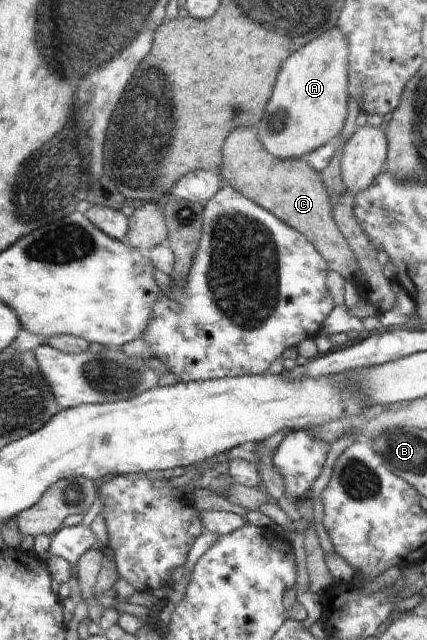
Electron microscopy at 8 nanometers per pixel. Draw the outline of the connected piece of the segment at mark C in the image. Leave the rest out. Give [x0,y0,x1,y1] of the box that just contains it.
[220,127,359,283]

